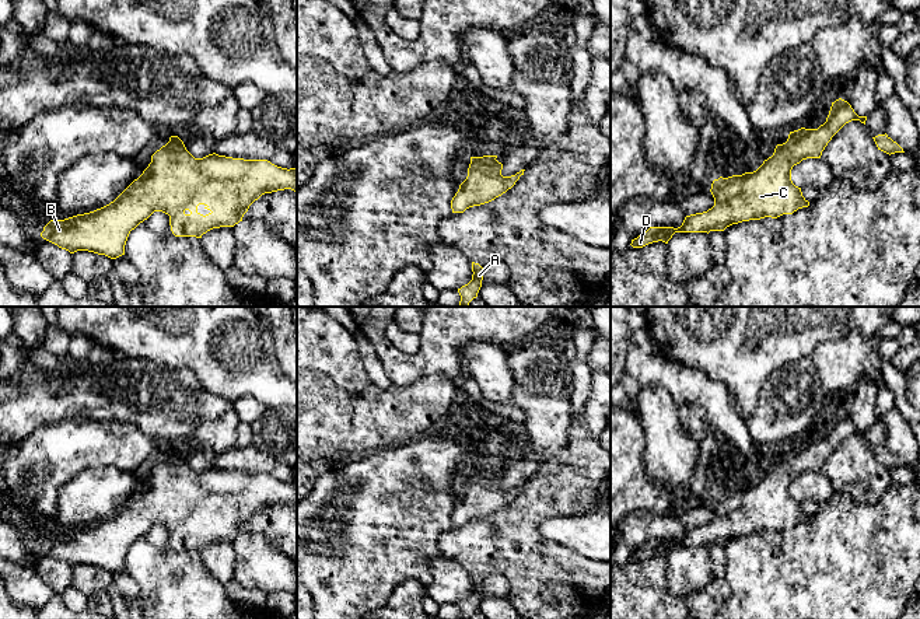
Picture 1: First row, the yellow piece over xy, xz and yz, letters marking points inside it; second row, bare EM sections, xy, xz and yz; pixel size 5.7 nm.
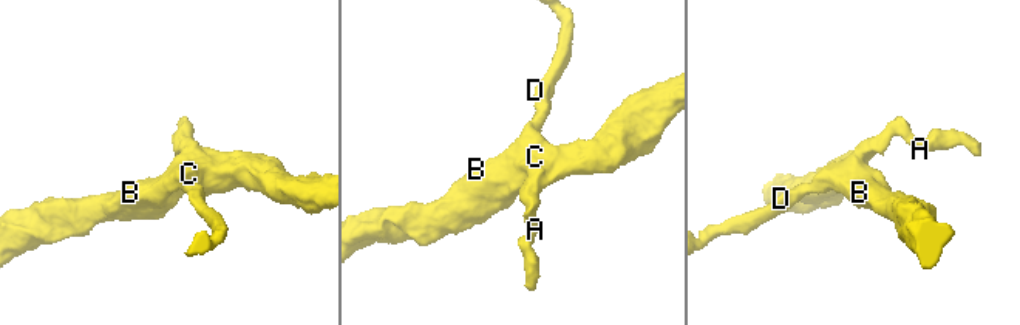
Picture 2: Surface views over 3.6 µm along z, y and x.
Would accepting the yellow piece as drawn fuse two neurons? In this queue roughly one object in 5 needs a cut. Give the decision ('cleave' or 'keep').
keep

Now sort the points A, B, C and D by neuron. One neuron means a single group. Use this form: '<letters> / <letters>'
A B C D

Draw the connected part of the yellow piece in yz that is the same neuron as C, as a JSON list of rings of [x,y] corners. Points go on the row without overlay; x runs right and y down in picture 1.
[[[836,413],[823,438],[790,445],[787,455],[777,458],[773,469],[756,485],[714,493],[710,503],[714,511],[711,522],[686,529],[678,542],[650,541],[630,559],[643,562],[658,555],[668,557],[675,546],[724,545],[742,535],[777,532],[808,521],[801,501],[791,494],[791,483],[802,473],[821,472],[832,451],[851,434],[865,438],[867,430],[858,430],[847,415]]]

